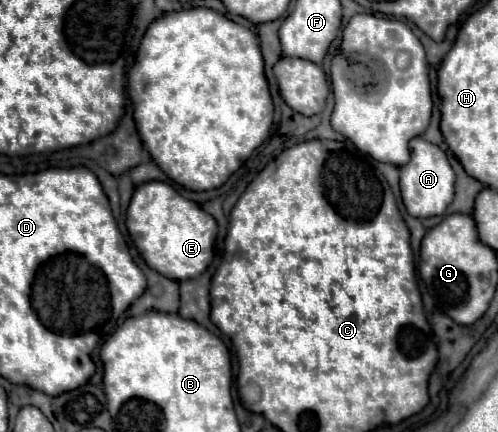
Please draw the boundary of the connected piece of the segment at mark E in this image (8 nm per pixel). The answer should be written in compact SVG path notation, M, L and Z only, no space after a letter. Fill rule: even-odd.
M146 182L136 188L128 212L128 232L146 264L172 280L198 278L214 258L218 224L196 202L180 196L166 182Z

